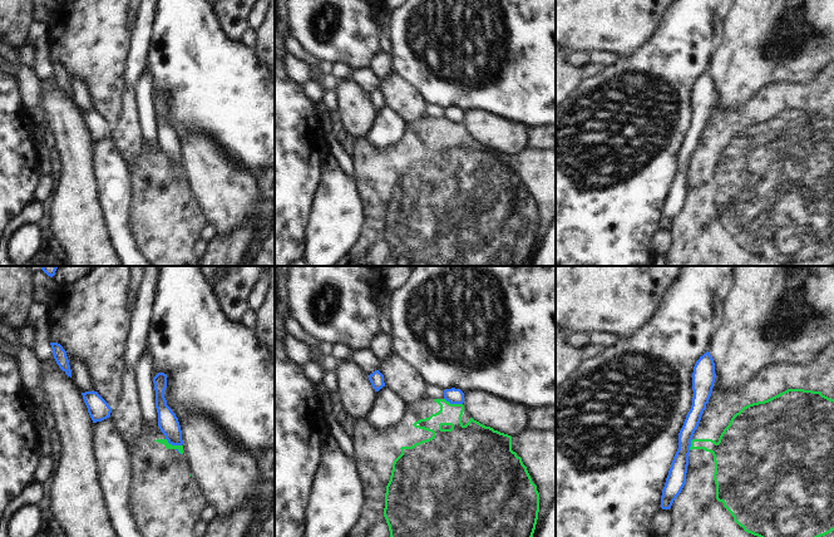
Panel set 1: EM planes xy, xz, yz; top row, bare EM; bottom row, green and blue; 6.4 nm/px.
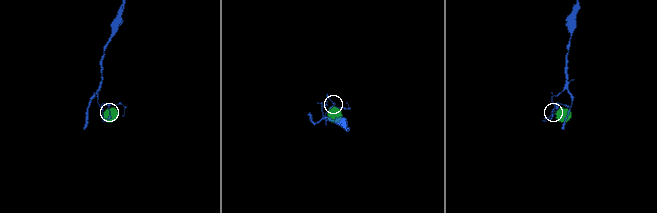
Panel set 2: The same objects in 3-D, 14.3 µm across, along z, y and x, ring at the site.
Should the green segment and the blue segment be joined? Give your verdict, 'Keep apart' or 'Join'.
Keep apart.

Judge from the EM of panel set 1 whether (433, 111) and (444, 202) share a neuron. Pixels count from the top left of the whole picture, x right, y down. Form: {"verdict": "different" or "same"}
{"verdict": "different"}

